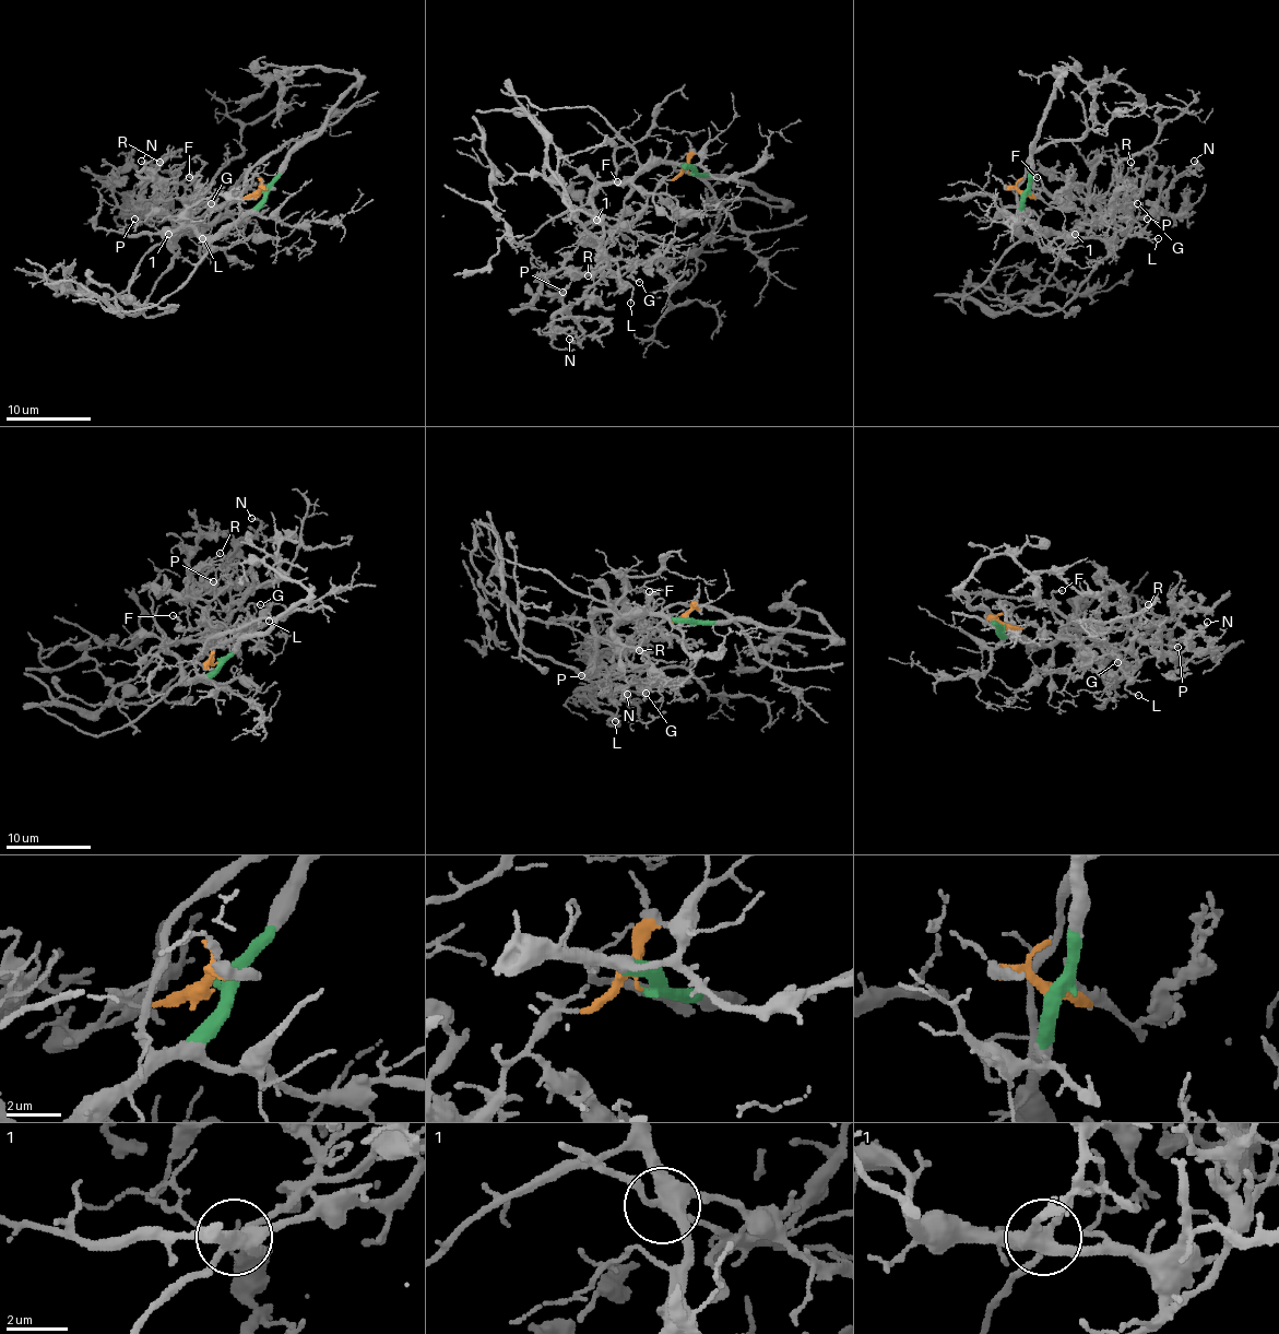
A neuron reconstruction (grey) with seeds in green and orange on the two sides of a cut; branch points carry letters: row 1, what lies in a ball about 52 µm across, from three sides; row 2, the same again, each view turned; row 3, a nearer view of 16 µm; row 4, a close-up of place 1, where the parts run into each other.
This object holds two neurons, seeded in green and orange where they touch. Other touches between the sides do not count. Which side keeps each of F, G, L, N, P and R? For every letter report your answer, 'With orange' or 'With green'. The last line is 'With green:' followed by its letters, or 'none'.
F: With orange
G: With orange
L: With green
N: With orange
P: With orange
R: With orange
With green: L

